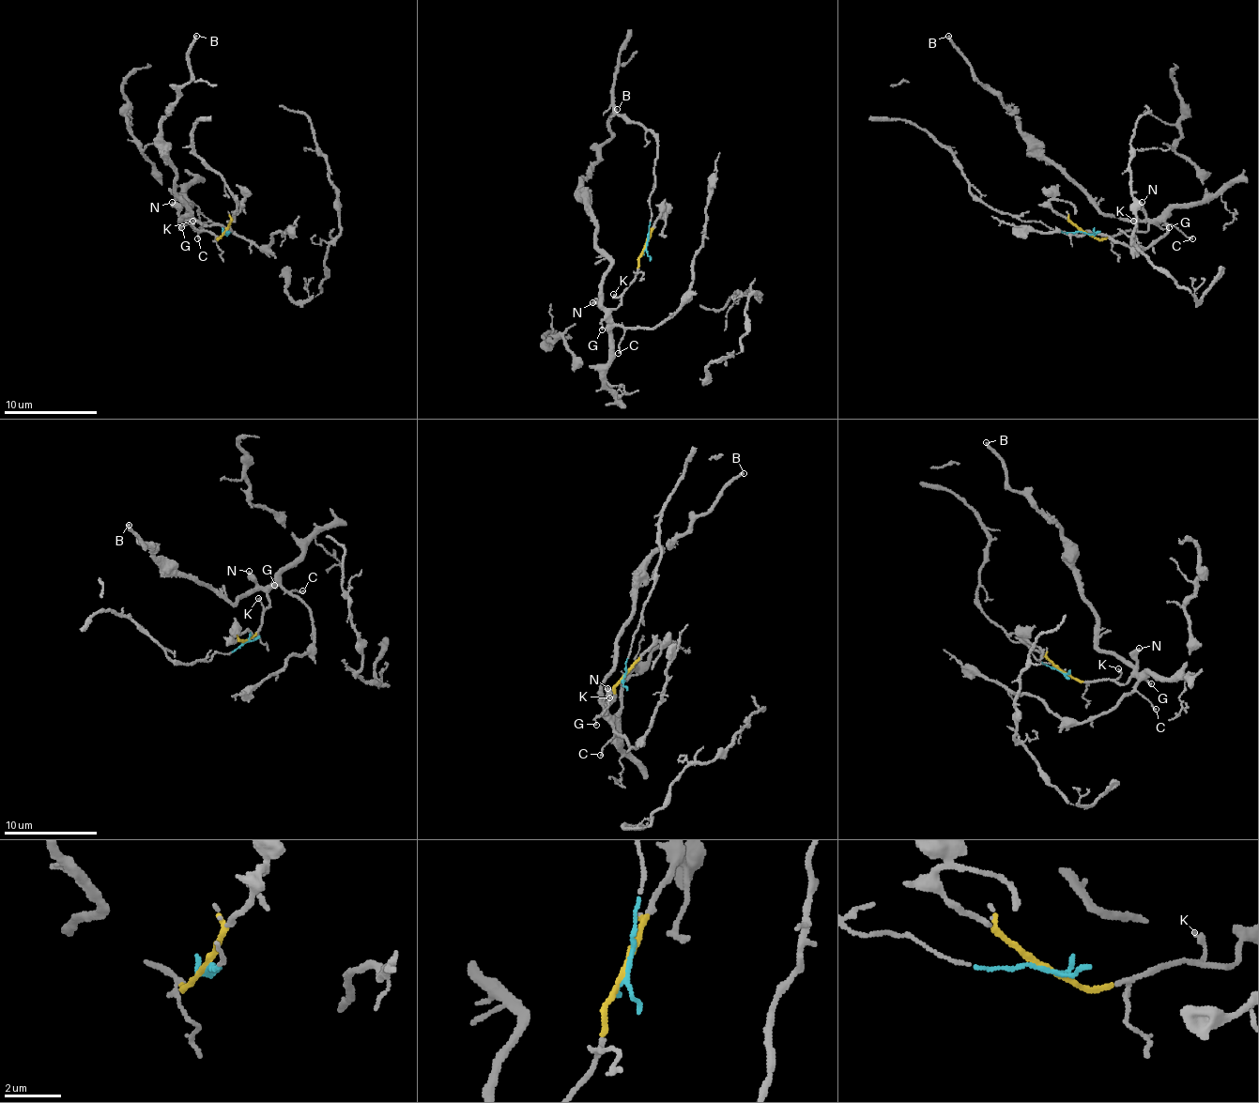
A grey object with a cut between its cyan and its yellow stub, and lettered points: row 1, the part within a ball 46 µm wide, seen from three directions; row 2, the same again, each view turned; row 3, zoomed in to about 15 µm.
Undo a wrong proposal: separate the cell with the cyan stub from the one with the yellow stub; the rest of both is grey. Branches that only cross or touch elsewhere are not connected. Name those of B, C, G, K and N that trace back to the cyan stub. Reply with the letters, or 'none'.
none

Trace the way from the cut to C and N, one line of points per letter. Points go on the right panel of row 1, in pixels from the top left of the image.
C: (1085, 234), (1109, 238), (1143, 232), (1150, 222), (1162, 220), (1192, 238)
N: (1085, 234), (1109, 238), (1125, 232), (1146, 232), (1148, 218), (1142, 201)

